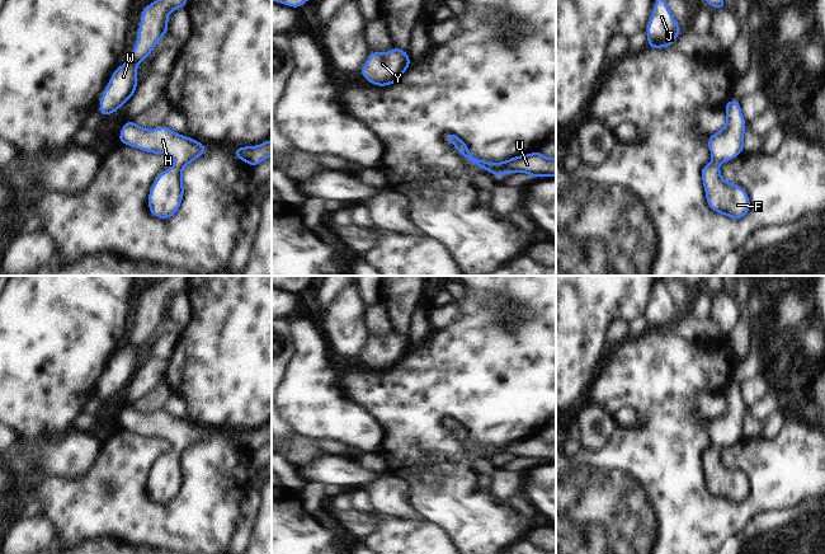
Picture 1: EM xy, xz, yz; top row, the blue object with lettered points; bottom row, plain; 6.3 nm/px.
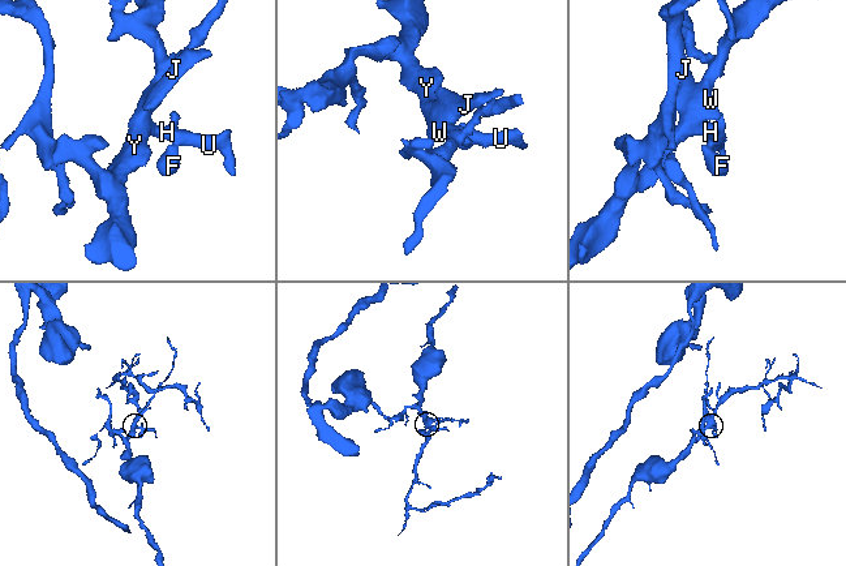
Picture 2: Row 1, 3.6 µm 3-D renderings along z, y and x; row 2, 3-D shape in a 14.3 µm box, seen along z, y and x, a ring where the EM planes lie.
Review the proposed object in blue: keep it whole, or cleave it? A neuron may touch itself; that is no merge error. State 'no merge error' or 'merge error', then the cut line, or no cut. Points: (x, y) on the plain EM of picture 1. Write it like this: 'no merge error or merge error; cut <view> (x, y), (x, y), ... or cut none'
no merge error; cut none

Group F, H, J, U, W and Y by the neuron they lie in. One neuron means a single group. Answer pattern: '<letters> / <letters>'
F H J U W Y

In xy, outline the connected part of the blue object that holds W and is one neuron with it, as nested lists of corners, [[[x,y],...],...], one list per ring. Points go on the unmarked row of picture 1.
[[[166,276],[142,294],[135,333],[129,343],[113,356],[98,389],[103,402],[116,398],[133,381],[138,372],[137,351],[151,339],[157,327],[169,316],[169,299],[187,288],[187,276]]]

